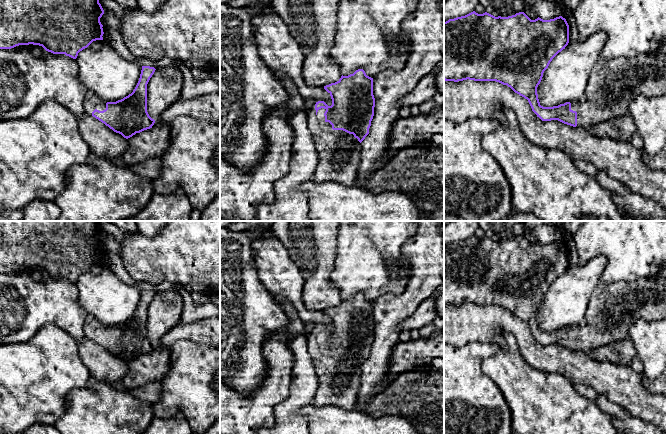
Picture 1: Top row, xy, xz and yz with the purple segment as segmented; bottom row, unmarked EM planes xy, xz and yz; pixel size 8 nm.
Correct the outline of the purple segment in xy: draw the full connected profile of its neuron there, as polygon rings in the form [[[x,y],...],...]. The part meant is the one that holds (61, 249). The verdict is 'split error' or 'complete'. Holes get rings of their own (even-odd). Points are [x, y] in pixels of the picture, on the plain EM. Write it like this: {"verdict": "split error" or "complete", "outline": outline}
{"verdict": "complete", "outline": [[[0,221],[0,273],[33,268],[53,278],[65,278],[76,283],[78,277],[93,265],[103,264],[100,246],[103,238],[99,221]]]}

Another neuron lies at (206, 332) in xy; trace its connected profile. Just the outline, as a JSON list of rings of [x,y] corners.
[[[220,315],[190,324],[180,322],[161,338],[158,345],[171,347],[180,339],[188,339],[200,345],[220,347]]]

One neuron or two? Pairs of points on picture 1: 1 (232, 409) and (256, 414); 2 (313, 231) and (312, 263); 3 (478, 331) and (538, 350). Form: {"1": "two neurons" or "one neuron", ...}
{"1": "one neuron", "2": "one neuron", "3": "one neuron"}

